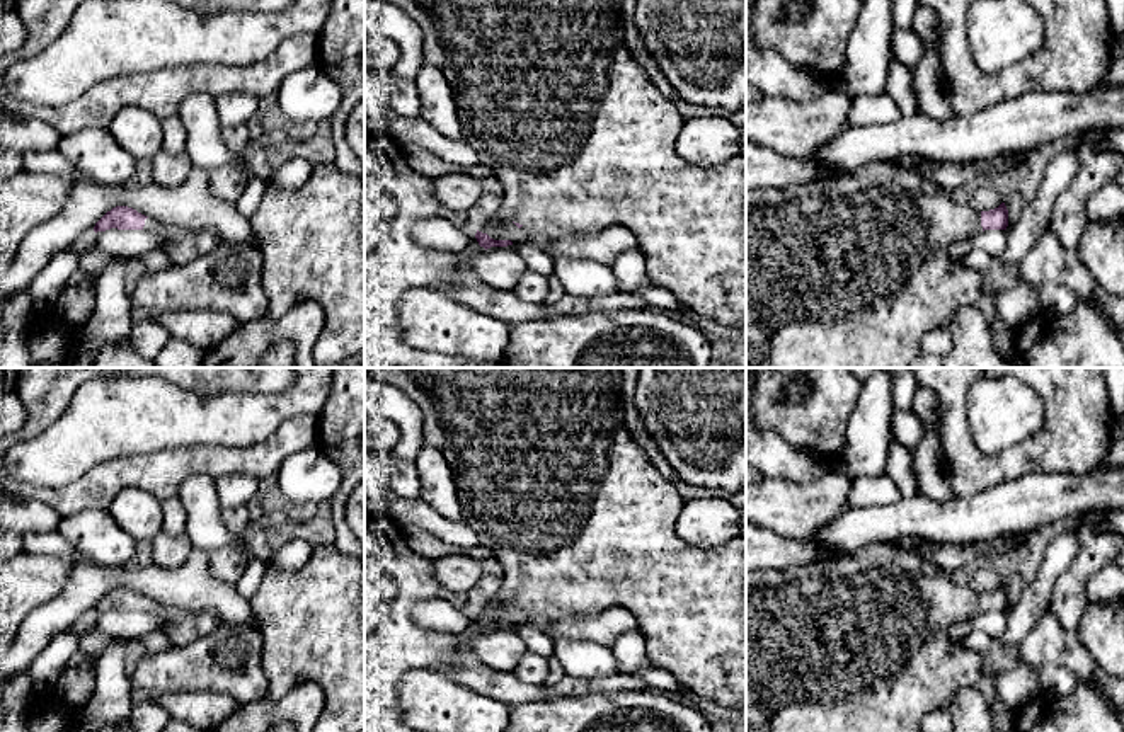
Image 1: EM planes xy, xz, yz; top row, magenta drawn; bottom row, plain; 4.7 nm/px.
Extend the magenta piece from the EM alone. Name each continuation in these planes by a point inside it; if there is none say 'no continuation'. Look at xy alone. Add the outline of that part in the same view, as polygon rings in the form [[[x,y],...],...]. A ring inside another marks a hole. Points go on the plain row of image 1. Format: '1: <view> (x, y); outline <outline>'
1: xy (181, 627); outline [[[152,599],[145,601],[143,611],[158,613],[163,618],[162,632],[169,638],[169,649],[191,643],[218,626],[218,616],[215,613],[169,608]]]

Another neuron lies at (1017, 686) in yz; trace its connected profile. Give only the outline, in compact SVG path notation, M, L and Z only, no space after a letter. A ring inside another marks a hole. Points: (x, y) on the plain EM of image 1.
M1018 664L996 679L998 700L1012 712L1018 712L1041 691L1037 669Z

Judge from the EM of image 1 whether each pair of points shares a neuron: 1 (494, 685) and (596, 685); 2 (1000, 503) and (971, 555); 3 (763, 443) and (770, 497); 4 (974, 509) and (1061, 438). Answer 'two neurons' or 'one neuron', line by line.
1: one neuron
2: two neurons
3: two neurons
4: two neurons

